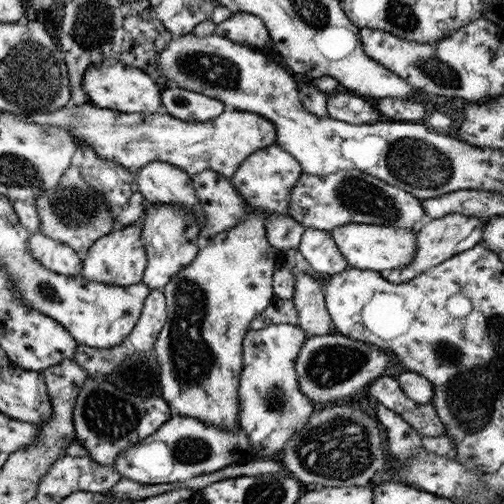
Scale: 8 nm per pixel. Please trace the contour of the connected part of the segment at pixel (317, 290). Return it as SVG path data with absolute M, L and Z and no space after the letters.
M295 273L291 301L297 311L297 325L305 332L306 337L325 335L331 326L323 294L319 283L309 273Z

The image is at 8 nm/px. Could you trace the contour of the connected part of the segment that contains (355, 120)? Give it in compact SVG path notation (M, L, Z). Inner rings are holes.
M347 93L326 95L327 116L347 124L375 124L384 120L375 109L373 100L348 95Z

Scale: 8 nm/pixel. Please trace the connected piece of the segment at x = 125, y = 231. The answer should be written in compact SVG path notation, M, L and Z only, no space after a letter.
M138 221L101 236L91 244L85 253L85 258L81 261L82 270L79 274L91 282L99 282L105 286L125 287L141 283L147 260L139 235L141 235L141 226Z

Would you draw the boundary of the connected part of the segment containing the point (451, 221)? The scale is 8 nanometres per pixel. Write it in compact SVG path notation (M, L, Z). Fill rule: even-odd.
M447 214L443 218L430 220L417 230L413 259L401 268L384 270L379 275L393 284L409 282L415 276L419 276L425 270L437 266L443 260L447 260L447 258L451 258L451 256L477 245L482 240L485 219L475 216L463 216L463 214Z

